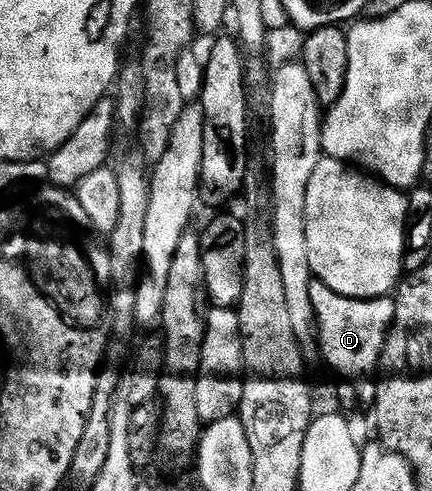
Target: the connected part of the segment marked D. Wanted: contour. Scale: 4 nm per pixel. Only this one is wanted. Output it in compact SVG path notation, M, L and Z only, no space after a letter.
M312 280L309 283L309 299L315 312L317 349L344 378L358 379L376 372L379 352L387 338L387 329L395 314L395 302L390 296L346 297L333 291L325 282Z

